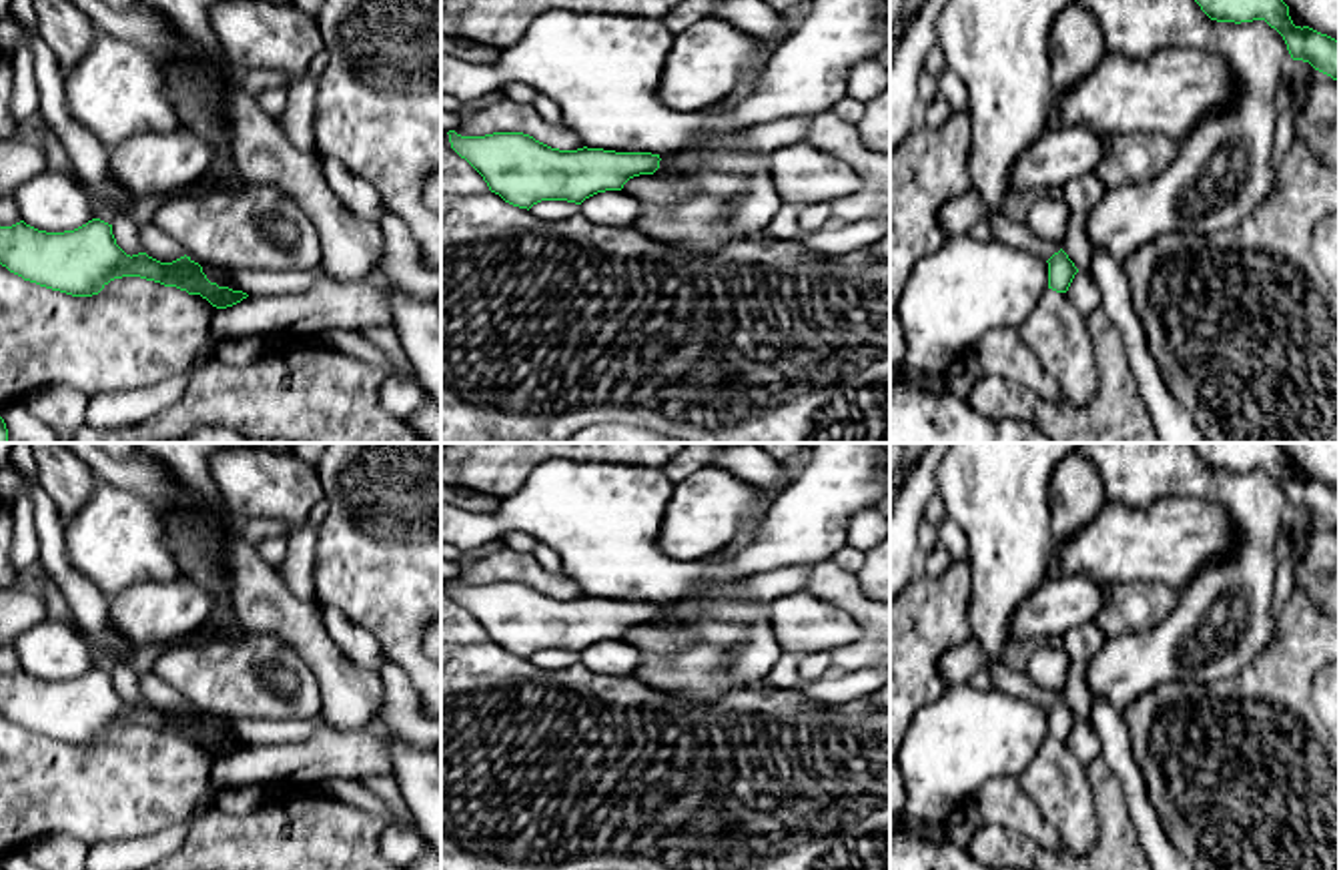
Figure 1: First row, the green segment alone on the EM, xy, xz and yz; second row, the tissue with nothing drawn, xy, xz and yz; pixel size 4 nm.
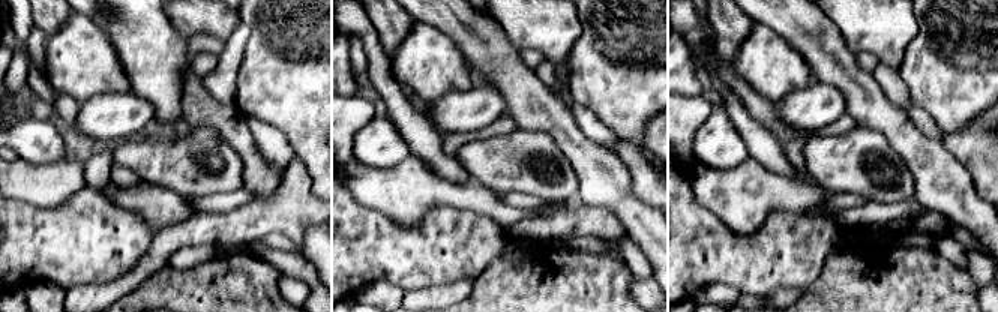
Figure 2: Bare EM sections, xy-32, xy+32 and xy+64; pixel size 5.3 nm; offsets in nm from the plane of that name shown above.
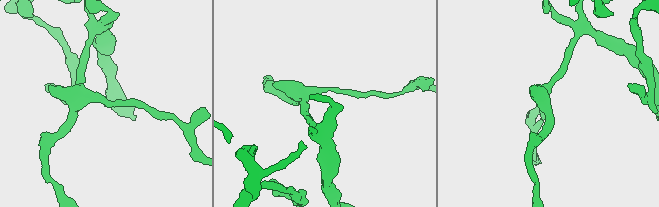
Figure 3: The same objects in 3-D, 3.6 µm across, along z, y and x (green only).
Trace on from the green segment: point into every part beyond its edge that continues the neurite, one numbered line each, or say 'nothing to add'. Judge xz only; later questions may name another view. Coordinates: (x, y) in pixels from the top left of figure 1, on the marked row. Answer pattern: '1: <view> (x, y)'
nothing to add

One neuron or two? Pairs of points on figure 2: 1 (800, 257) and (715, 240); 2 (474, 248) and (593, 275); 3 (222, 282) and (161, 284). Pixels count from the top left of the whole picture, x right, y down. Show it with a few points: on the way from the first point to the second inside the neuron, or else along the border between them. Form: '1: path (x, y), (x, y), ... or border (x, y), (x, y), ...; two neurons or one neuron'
1: path (790, 281), (773, 282), (764, 279), (739, 260); one neuron
2: border (500, 255), (486, 266); two neurons
3: path (207, 284), (176, 284); one neuron

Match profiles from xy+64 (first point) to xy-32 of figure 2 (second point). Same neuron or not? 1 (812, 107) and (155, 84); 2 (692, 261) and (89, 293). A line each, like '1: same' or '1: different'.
1: different
2: different

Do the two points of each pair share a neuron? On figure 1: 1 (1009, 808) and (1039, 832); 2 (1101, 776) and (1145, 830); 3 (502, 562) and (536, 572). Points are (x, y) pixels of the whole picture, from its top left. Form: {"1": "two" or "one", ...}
{"1": "one", "2": "two", "3": "one"}

